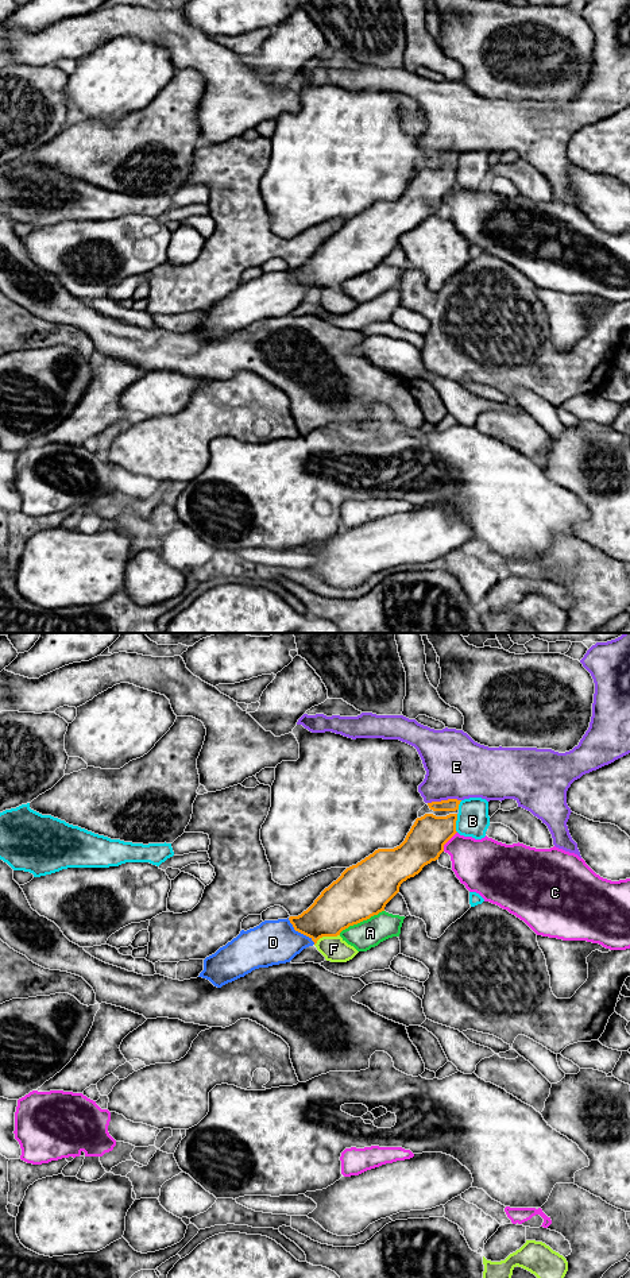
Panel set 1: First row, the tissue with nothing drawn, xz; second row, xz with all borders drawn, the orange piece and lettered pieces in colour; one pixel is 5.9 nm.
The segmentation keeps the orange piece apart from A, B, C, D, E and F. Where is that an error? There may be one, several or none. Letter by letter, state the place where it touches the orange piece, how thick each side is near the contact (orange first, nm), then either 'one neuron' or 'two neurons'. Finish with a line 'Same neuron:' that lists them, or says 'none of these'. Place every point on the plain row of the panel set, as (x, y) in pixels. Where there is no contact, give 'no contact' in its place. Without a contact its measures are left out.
A: xz (360, 273) | 320/170 nm | two neurons
B: xz (455, 176) | 220/190 nm | two neurons
C: xz (448, 192) | 220/300 nm | two neurons
D: xz (300, 284) | 260/260 nm | two neurons
E: xz (444, 153) | 80/380 nm | two neurons
F: xz (325, 288) | 280/150 nm | two neurons
Same neuron: none of these

